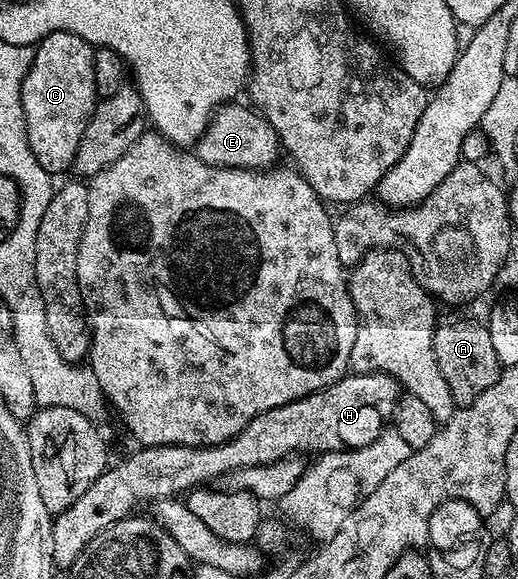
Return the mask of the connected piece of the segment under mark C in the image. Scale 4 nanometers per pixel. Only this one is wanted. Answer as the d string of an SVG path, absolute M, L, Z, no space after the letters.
M48 32L36 45L33 61L29 67L27 78L23 78L21 101L27 126L27 142L31 142L31 154L39 158L39 166L50 174L69 172L73 167L75 150L79 150L79 138L83 138L83 130L87 130L87 122L98 102L97 83L95 82L95 66L93 65L94 45L88 44L70 32Z

